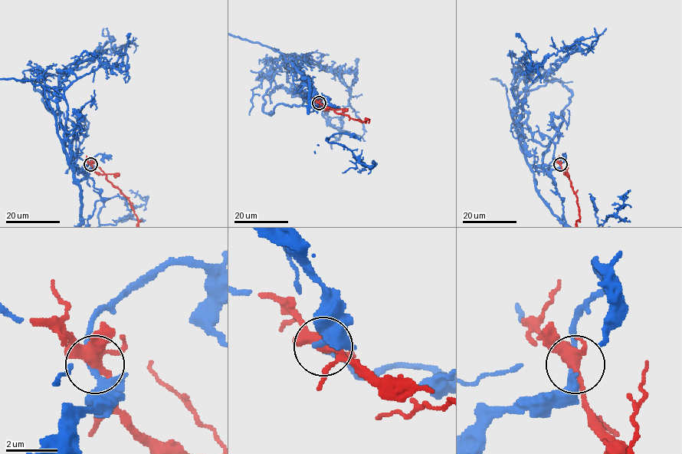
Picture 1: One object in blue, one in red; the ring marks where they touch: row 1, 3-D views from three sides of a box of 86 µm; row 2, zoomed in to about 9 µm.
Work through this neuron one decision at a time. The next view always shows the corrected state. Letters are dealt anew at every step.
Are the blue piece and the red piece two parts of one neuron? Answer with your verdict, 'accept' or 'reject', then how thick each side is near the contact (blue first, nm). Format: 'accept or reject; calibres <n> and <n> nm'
accept; calibres 200 and 380 nm

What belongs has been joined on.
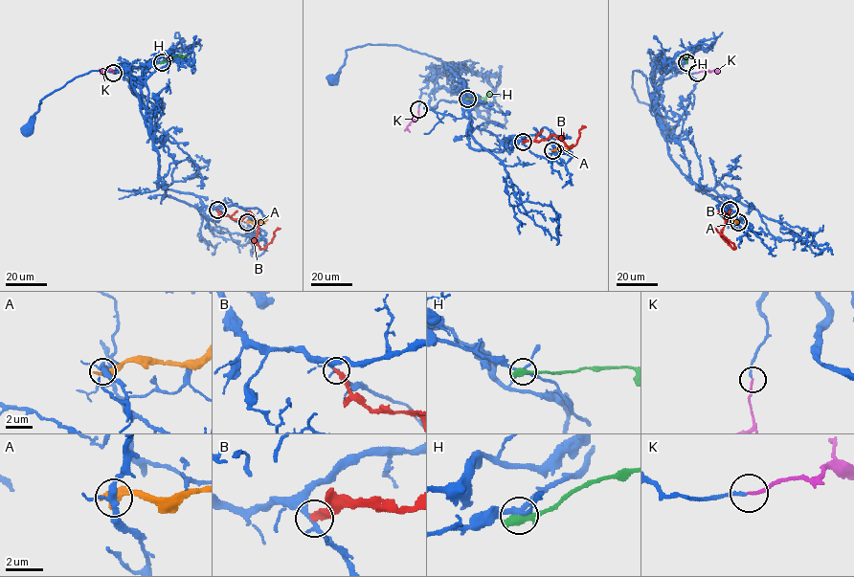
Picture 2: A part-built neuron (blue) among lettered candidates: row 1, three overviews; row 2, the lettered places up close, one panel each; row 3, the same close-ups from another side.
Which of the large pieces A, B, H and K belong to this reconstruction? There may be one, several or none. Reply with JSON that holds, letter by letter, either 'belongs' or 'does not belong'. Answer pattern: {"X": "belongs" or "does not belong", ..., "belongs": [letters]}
{"A": "does not belong", "B": "does not belong", "H": "does not belong", "K": "belongs", "belongs": ["K"]}

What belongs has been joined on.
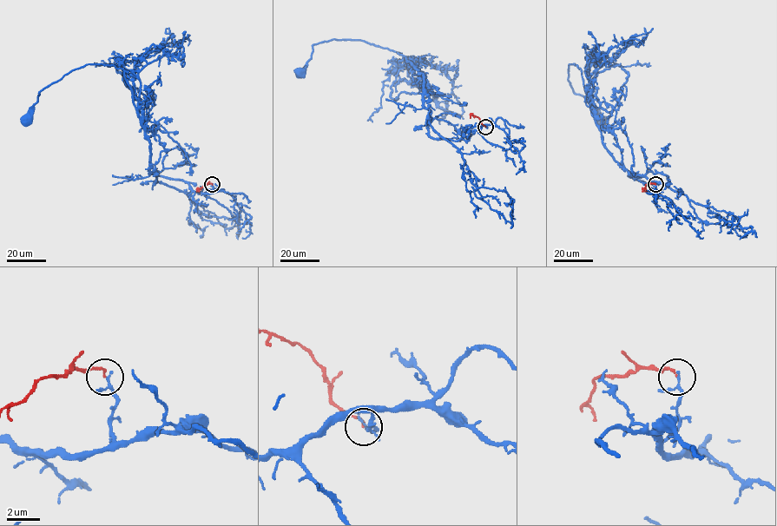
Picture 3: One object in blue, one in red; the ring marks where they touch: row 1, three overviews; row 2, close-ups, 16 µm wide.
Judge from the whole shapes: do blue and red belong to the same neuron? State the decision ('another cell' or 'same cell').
same cell

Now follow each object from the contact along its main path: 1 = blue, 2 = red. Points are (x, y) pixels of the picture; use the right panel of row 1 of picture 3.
1: (655, 185), (657, 193), (669, 180), (631, 173), (605, 147), (582, 71), (569, 63), (572, 90), (602, 120)
2: (655, 185), (646, 185), (643, 190), (647, 191)

